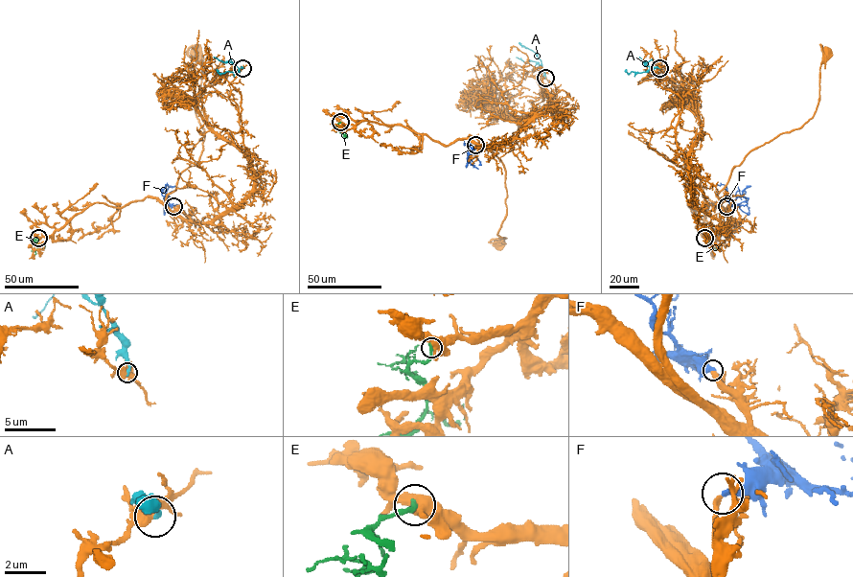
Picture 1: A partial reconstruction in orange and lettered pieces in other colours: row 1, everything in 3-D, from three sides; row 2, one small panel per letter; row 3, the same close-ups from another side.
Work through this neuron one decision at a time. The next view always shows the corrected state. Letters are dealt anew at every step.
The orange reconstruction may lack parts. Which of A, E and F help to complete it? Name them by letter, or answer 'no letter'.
F

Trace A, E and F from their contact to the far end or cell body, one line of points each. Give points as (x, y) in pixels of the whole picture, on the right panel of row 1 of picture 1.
A: (659, 68), (630, 73), (625, 69)
E: (704, 238), (716, 249), (720, 248), (719, 245)
F: (726, 206), (750, 186)

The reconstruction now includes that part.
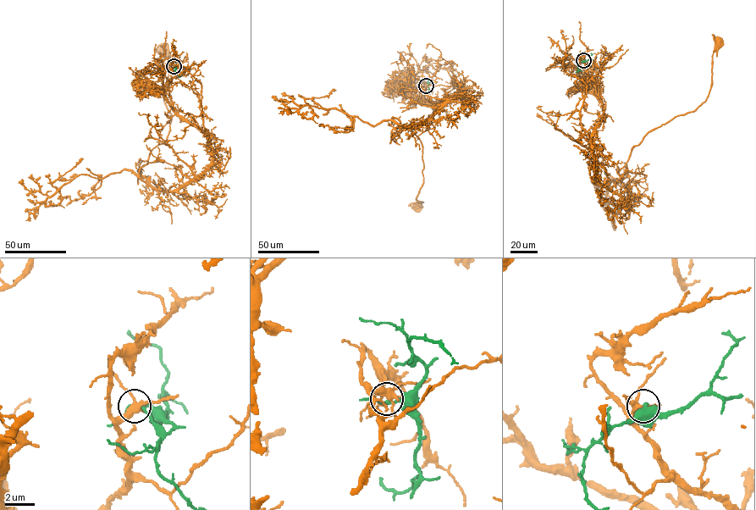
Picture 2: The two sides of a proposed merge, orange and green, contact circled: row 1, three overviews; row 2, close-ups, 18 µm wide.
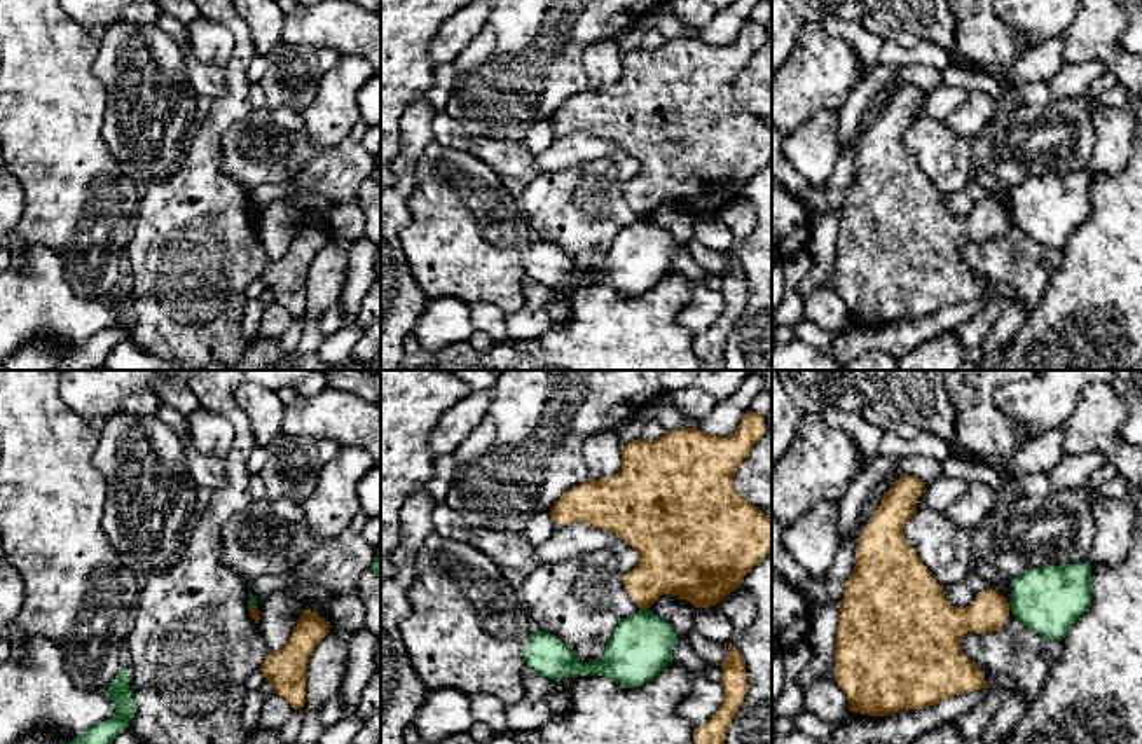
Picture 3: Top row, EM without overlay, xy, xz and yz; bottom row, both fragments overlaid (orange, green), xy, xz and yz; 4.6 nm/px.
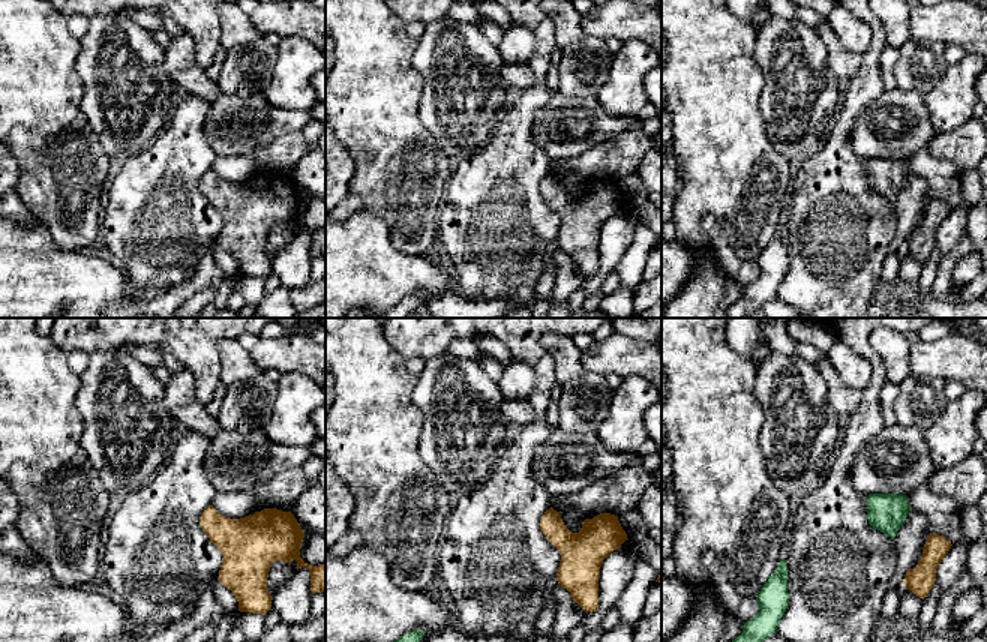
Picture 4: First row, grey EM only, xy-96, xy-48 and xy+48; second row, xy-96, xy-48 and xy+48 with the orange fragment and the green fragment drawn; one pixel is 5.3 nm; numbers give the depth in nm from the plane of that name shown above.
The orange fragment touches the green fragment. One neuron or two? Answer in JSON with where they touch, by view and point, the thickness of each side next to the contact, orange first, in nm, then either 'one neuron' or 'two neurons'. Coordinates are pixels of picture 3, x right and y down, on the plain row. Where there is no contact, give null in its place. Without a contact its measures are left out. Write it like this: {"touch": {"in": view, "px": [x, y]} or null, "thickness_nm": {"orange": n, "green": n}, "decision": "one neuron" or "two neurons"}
{"touch": {"in": "xz", "px": [645, 217]}, "thickness_nm": {"orange": 300, "green": 280}, "decision": "two neurons"}

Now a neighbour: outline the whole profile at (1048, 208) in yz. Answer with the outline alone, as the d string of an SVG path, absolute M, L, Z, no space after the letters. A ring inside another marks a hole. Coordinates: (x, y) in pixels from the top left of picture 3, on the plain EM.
M1088 171L1027 178L1011 189L1013 224L1046 248L1063 248L1091 211Z

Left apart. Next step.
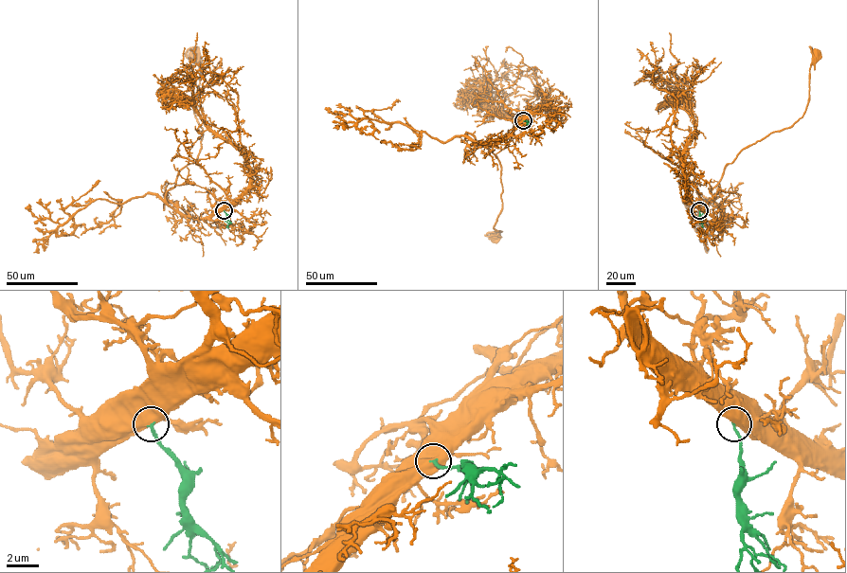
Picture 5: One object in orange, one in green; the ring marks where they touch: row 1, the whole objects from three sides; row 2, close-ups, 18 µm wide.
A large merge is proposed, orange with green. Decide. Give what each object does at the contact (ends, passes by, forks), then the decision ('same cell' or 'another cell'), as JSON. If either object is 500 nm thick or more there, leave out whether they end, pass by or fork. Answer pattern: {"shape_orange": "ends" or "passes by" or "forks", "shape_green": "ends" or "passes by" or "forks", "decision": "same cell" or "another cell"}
{"decision": "same cell"}

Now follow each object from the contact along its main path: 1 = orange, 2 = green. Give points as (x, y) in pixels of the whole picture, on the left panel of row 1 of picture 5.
1: (224, 210), (195, 219), (165, 199), (201, 148), (194, 54)
2: (224, 210), (230, 223), (228, 227)

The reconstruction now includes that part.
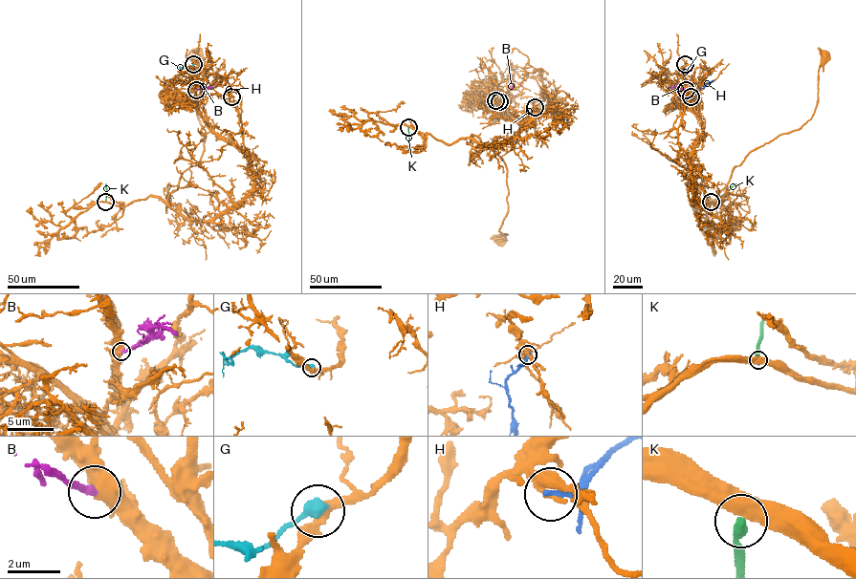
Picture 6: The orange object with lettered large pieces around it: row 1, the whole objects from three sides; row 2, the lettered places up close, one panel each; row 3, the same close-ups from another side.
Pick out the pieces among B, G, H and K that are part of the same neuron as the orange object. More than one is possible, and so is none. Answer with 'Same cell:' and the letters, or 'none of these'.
Same cell: B

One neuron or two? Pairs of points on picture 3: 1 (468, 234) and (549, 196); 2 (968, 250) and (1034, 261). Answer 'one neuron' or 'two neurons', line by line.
1: two neurons
2: one neuron

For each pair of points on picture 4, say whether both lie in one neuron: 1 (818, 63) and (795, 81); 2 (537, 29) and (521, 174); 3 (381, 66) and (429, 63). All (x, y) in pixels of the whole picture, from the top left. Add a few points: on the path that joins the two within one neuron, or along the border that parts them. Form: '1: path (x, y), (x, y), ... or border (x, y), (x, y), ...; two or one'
1: path (812, 66), (801, 75); one
2: path (540, 65), (540, 90), (521, 110), (521, 138); one
3: border (417, 41), (413, 68), (422, 78), (420, 99); two

